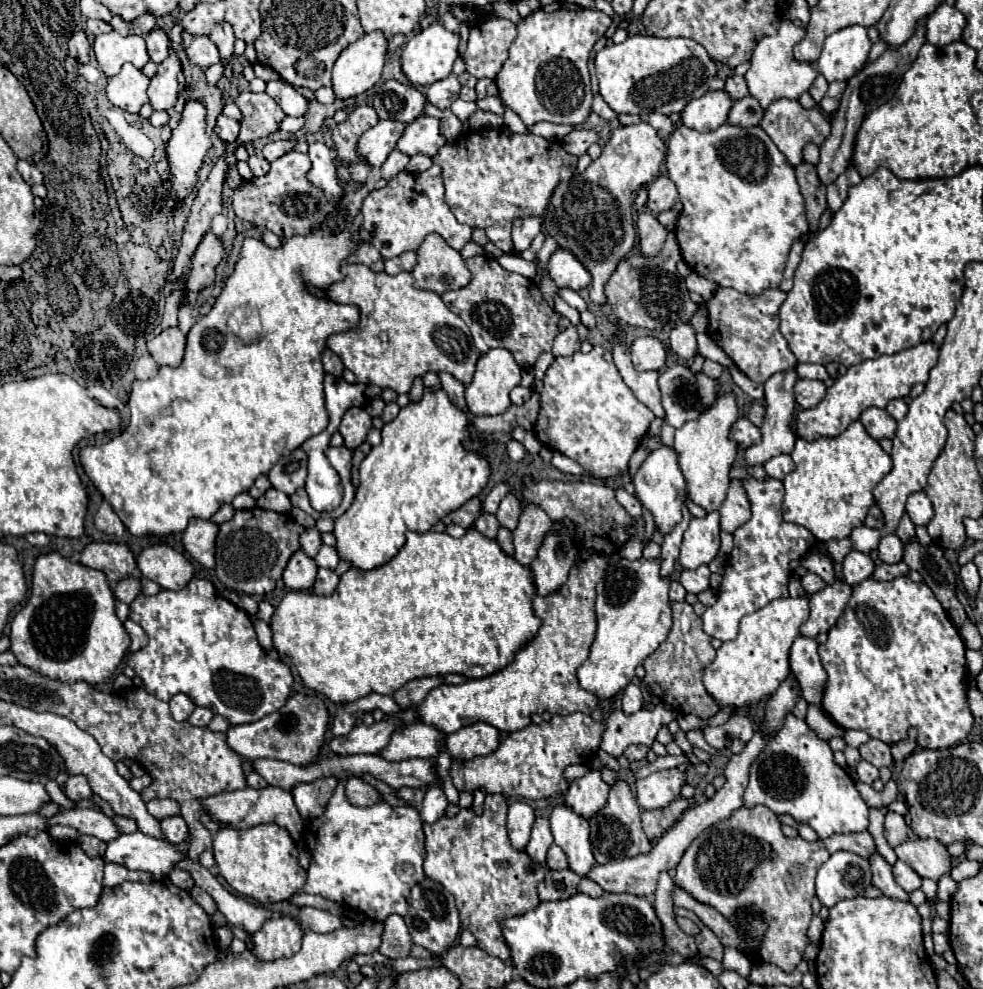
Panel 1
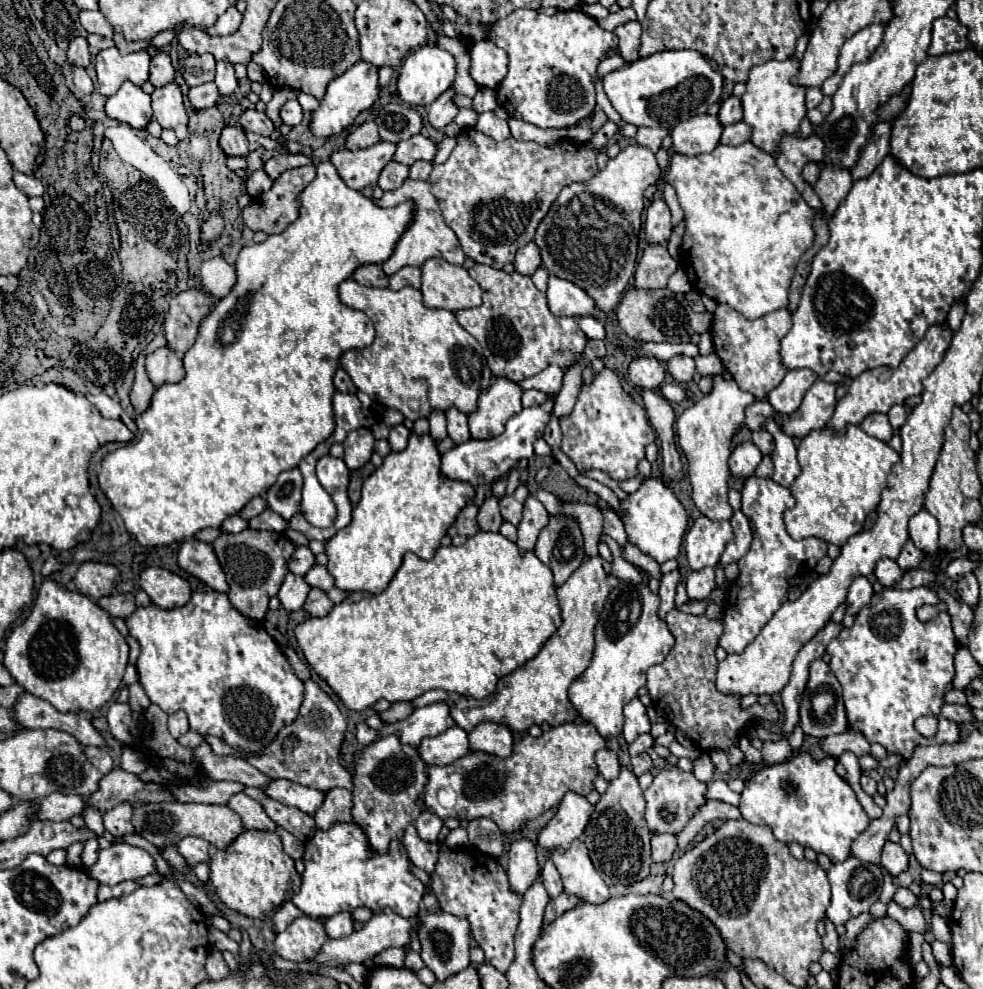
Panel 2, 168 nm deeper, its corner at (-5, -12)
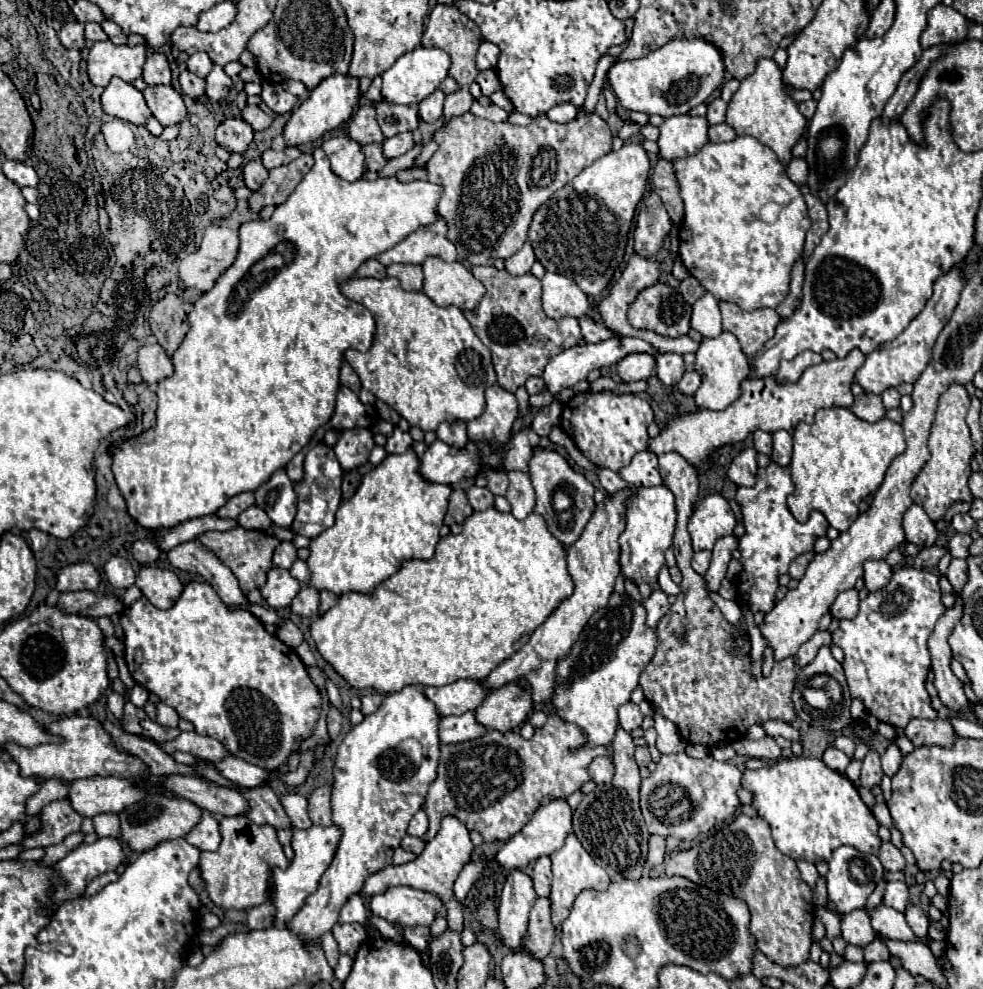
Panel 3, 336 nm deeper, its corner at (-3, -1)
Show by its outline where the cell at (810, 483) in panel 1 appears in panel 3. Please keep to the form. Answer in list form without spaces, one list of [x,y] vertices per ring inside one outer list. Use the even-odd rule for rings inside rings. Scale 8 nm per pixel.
[[[823,408],[817,410],[813,424],[799,424],[793,432],[793,460],[791,460],[791,476],[795,490],[787,496],[787,506],[797,522],[807,522],[813,510],[819,510],[827,522],[837,528],[839,532],[845,532],[859,516],[859,504],[865,496],[875,492],[885,476],[885,470],[889,468],[889,462],[903,454],[905,450],[905,438],[903,428],[893,420],[879,420],[875,424],[869,424],[861,418],[857,418],[849,408]]]

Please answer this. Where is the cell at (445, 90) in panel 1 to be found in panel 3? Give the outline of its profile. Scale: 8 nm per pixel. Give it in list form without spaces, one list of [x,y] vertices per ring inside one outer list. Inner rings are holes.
[[[435,90],[431,96],[427,96],[421,104],[419,104],[419,116],[425,122],[437,122],[443,114],[443,102],[445,102],[445,94],[441,90]]]

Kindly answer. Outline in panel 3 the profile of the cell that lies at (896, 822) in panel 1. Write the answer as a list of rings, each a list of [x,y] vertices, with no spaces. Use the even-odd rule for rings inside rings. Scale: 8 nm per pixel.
[[[883,842],[881,848],[879,848],[877,858],[881,860],[881,864],[883,864],[885,870],[893,872],[893,870],[903,870],[905,868],[905,858],[899,852],[899,848],[893,846],[893,842]]]

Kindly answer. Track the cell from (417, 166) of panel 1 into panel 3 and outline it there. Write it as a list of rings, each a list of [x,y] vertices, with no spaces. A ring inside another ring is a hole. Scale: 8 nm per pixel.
[[[419,142],[419,144],[415,144],[407,154],[389,160],[389,166],[385,166],[385,170],[379,172],[379,176],[393,176],[397,170],[403,170],[403,168],[413,166],[415,160],[419,158],[419,154],[423,152],[423,148],[425,148],[425,142]]]

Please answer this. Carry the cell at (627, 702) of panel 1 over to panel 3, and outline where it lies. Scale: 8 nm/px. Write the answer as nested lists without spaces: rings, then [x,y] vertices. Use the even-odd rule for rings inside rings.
[[[627,702],[619,708],[619,726],[625,732],[631,732],[631,730],[639,728],[641,722],[643,722],[643,714],[641,714],[641,710],[635,702]]]

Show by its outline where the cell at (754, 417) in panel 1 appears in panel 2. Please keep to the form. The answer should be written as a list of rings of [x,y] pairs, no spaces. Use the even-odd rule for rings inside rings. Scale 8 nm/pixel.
[[[755,431],[753,433],[753,443],[757,445],[757,449],[763,455],[771,455],[773,453],[773,437],[769,431]]]

